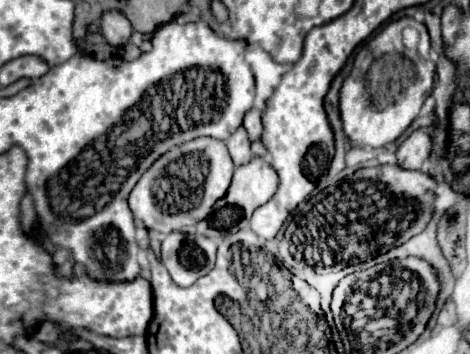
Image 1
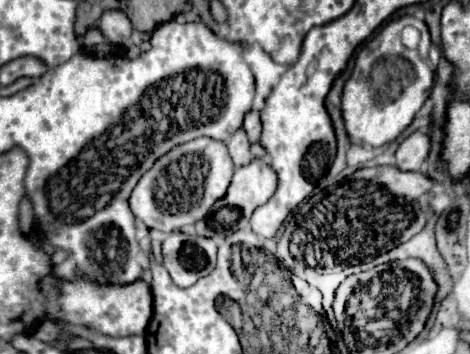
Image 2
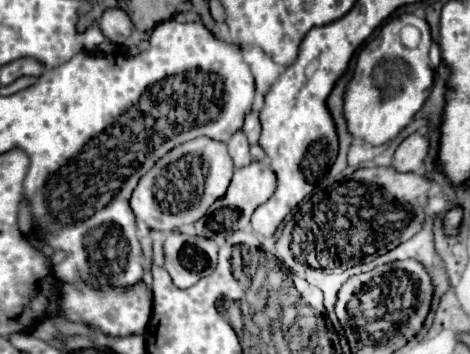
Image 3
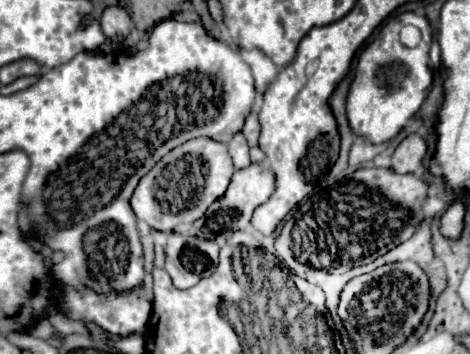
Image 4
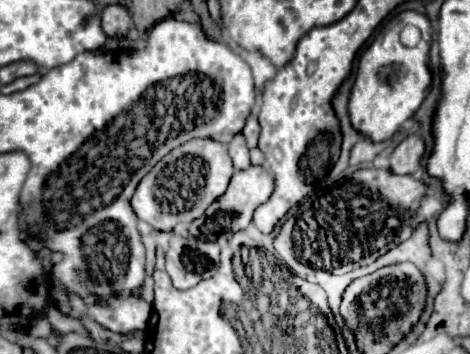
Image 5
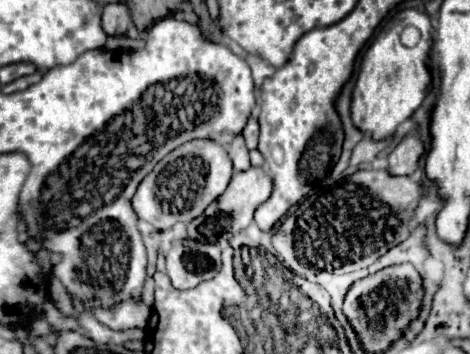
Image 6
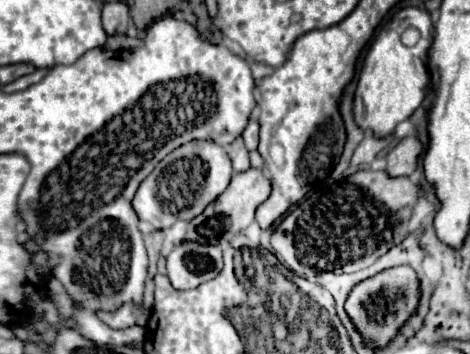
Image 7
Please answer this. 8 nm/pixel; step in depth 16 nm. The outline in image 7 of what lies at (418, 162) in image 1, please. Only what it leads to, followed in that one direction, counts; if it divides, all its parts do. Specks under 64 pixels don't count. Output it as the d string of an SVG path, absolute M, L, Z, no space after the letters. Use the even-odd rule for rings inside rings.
M406 136L390 154L388 154L388 166L386 172L390 176L410 176L418 168L418 160L422 156L424 148L418 140L418 136Z

